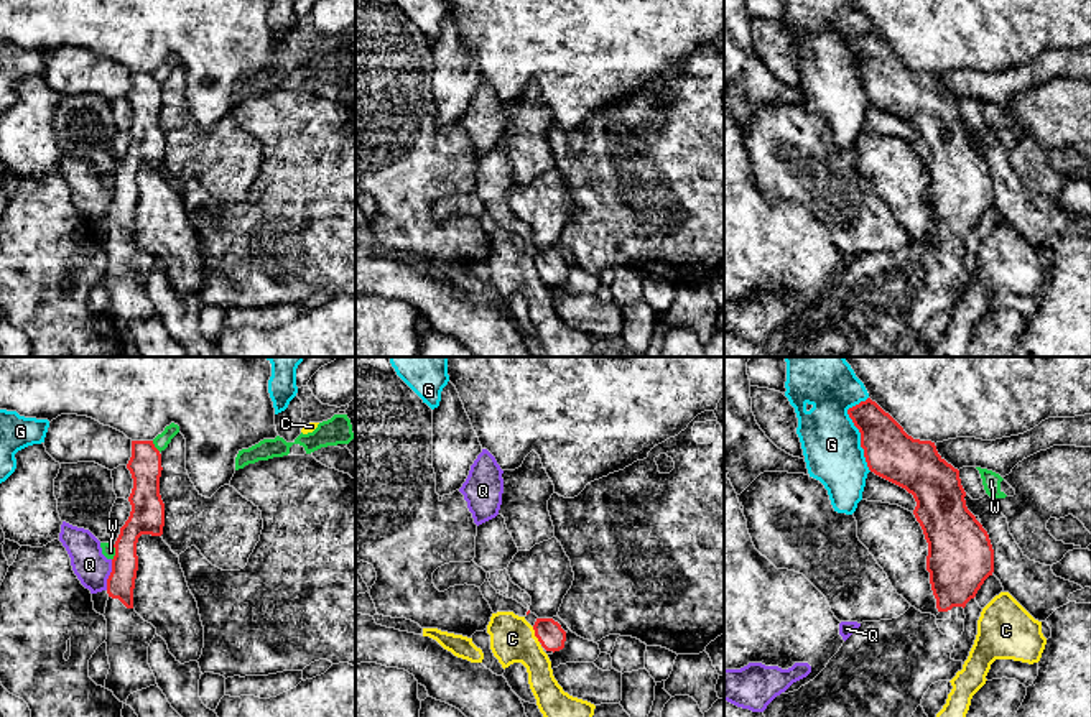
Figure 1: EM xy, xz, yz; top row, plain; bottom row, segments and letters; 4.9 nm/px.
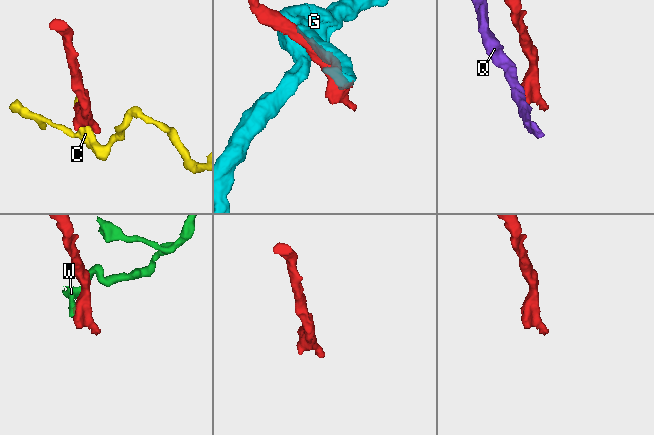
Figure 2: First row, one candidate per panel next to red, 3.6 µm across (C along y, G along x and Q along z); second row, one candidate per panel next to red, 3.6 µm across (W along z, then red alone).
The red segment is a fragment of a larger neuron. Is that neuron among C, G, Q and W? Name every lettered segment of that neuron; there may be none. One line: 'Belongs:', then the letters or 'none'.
Belongs: none

